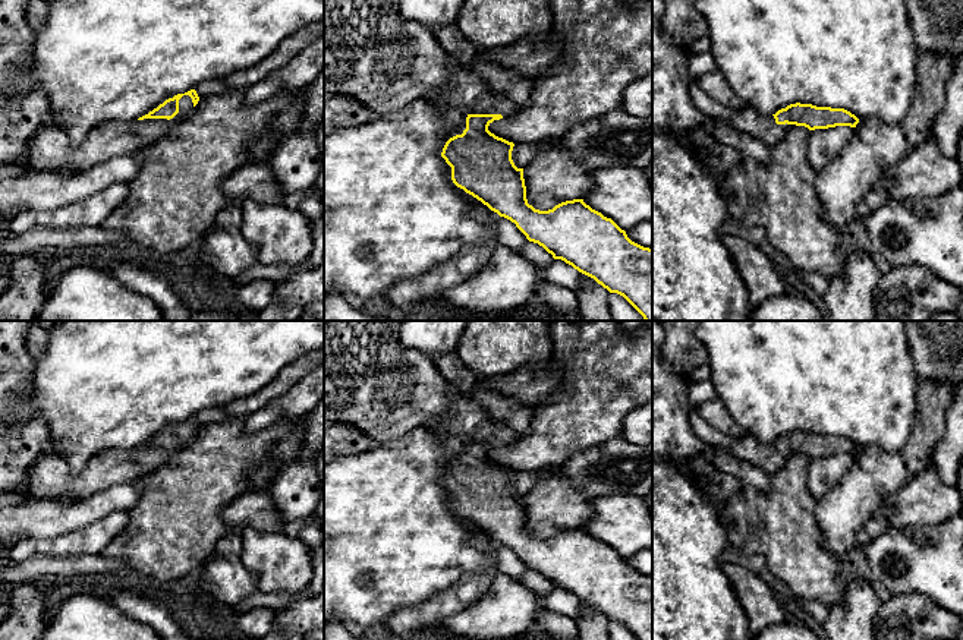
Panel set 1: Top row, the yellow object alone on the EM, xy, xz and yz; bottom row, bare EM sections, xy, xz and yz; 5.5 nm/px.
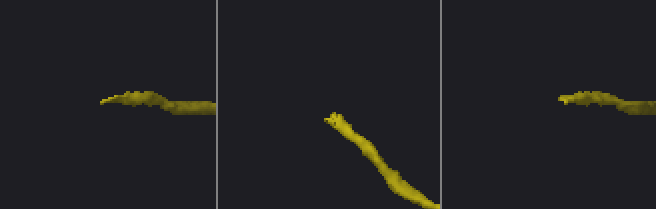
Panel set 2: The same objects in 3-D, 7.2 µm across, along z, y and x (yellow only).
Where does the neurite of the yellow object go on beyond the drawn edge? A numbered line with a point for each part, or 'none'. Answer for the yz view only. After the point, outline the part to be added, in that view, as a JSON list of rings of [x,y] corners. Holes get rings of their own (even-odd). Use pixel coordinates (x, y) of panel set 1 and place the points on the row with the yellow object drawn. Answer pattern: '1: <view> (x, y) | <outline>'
1: yz (761, 126) | [[[750,107],[736,111],[730,122],[740,132],[752,135],[768,148],[777,146],[786,136],[789,124],[777,124],[772,114],[762,114]]]

